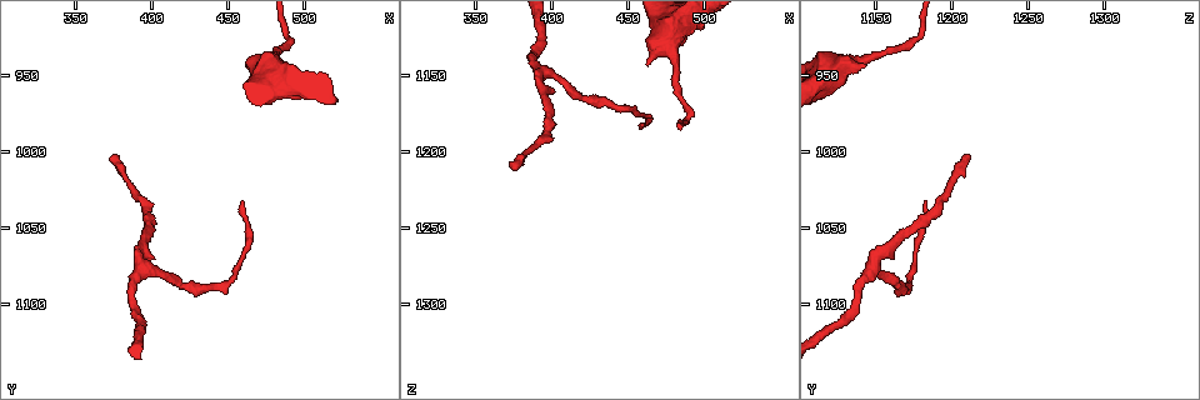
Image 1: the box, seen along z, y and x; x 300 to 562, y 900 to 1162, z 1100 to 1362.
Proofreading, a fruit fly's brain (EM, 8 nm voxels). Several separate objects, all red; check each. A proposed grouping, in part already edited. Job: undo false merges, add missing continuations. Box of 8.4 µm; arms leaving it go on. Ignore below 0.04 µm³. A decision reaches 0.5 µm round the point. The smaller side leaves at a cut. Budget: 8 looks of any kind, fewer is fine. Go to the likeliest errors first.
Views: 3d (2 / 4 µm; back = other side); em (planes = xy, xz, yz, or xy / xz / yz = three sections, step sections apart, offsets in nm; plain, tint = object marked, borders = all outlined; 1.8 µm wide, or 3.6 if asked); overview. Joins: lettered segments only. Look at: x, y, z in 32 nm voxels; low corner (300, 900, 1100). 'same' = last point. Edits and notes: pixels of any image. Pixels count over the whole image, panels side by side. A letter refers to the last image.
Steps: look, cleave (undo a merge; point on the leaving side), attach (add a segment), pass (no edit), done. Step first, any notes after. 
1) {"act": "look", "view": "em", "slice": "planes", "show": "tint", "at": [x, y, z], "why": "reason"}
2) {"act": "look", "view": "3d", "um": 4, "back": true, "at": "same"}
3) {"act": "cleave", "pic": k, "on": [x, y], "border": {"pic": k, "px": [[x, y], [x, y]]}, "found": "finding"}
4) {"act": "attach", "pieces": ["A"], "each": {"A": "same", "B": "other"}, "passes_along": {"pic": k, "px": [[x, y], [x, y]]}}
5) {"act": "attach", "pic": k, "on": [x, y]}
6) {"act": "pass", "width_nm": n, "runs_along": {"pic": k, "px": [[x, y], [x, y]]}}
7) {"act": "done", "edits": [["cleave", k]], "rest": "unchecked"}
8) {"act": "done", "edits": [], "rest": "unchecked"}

{"act": "look", "view": "em", "um": 3.6, "slice": "yz", "step": 8, "show": "tint", "at": [374, 1000, 1210], "why": "branch stops here"}

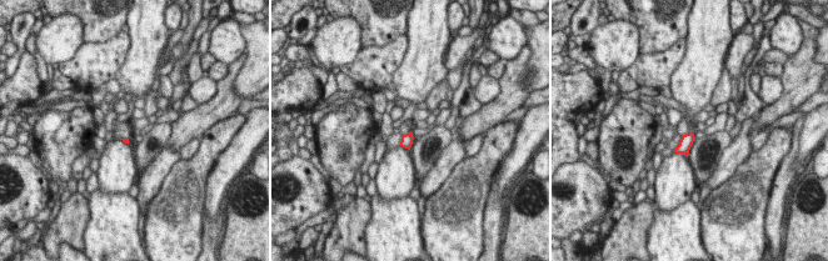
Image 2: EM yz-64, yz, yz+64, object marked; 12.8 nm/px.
{"act": "look", "view": "em", "um": 3.6, "slice": "planes", "show": "borders", "at": "same", "why": "cut it another way"}

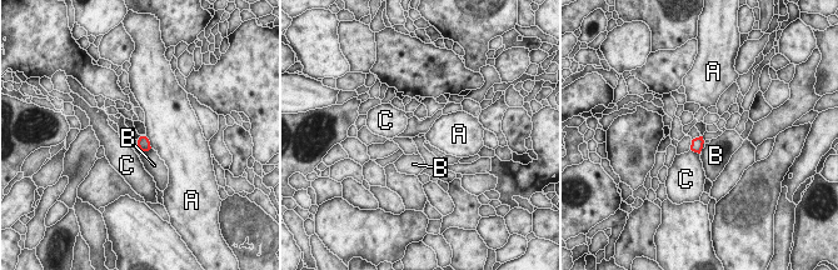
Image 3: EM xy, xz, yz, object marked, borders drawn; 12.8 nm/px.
{"act": "pass", "each": {"A": "other", "B": "other", "C": "other"}, "border": {"pic": 3, "px": [[145, 136], [151, 148]]}, "found": "no lettered segment goes on from it"}

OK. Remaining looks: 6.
{"act": "look", "view": "em", "slice": "planes", "show": "borders", "at": [460, 1032, 1184]}

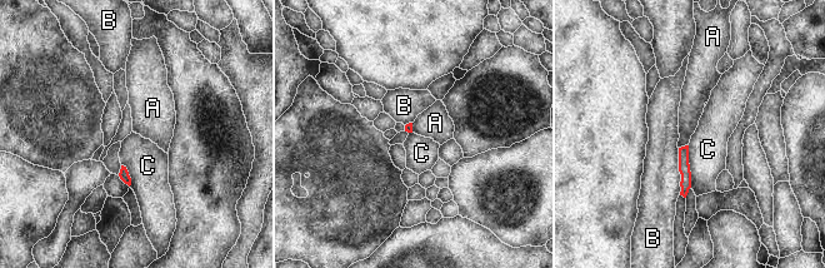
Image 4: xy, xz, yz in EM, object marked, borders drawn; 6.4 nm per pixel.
{"act": "pass", "each": {"A": "other", "B": "other", "C": "other"}, "border": {"pic": 4, "px": [[688, 145], [691, 187]]}, "found": "no lettered segment goes on from it"}

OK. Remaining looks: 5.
{"act": "look", "view": "3d", "um": 2, "at": [394, 1076, 1148], "why": "arms part here"}

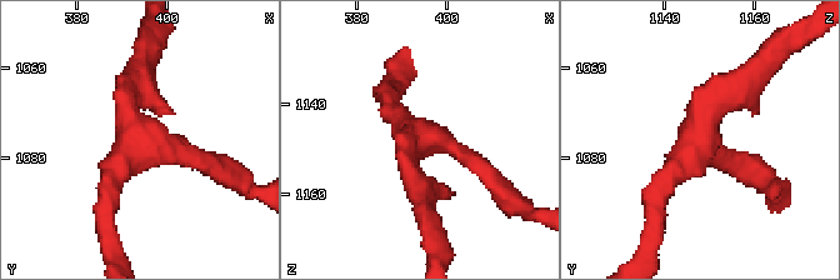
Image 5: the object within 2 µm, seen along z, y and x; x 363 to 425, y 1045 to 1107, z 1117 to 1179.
{"act": "look", "view": "em", "slice": "planes", "show": "tint", "at": [394, 1076, 1147], "arms": 3, "arm_widths_nm": [170, 190, 190], "why": "need the tissue"}

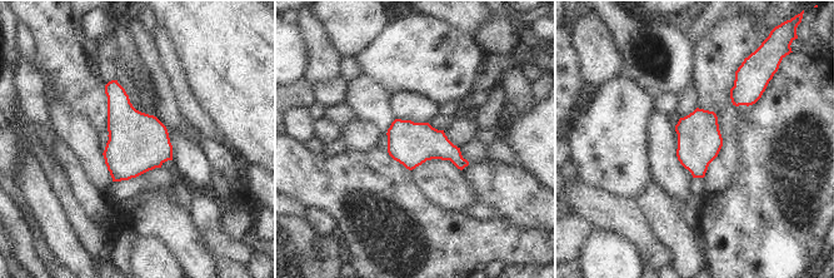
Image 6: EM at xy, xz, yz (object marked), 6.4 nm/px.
{"act": "look", "view": "em", "slice": "planes", "show": "borders", "at": "same"}

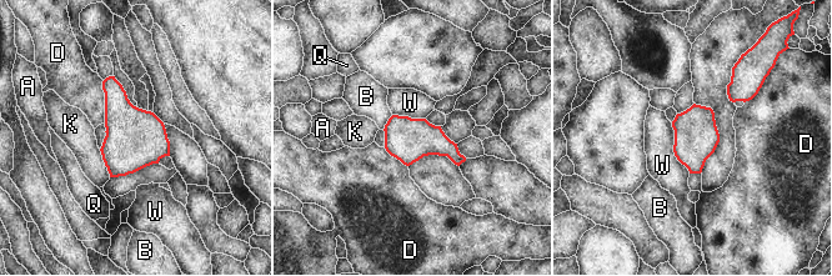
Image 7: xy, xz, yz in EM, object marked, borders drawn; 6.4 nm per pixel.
{"act": "pass", "longest_contact_nm": ["W", 340], "each": {"A": "other", "B": "other", "D": "other", "K": "other", "Q": "other", "W": "other"}, "border": {"pic": 7, "px": [[671, 123], [673, 155], [690, 172]]}, "found": "continuous, no second cell"}

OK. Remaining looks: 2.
{"act": "done", "edits": [], "rest": "unchecked"}

